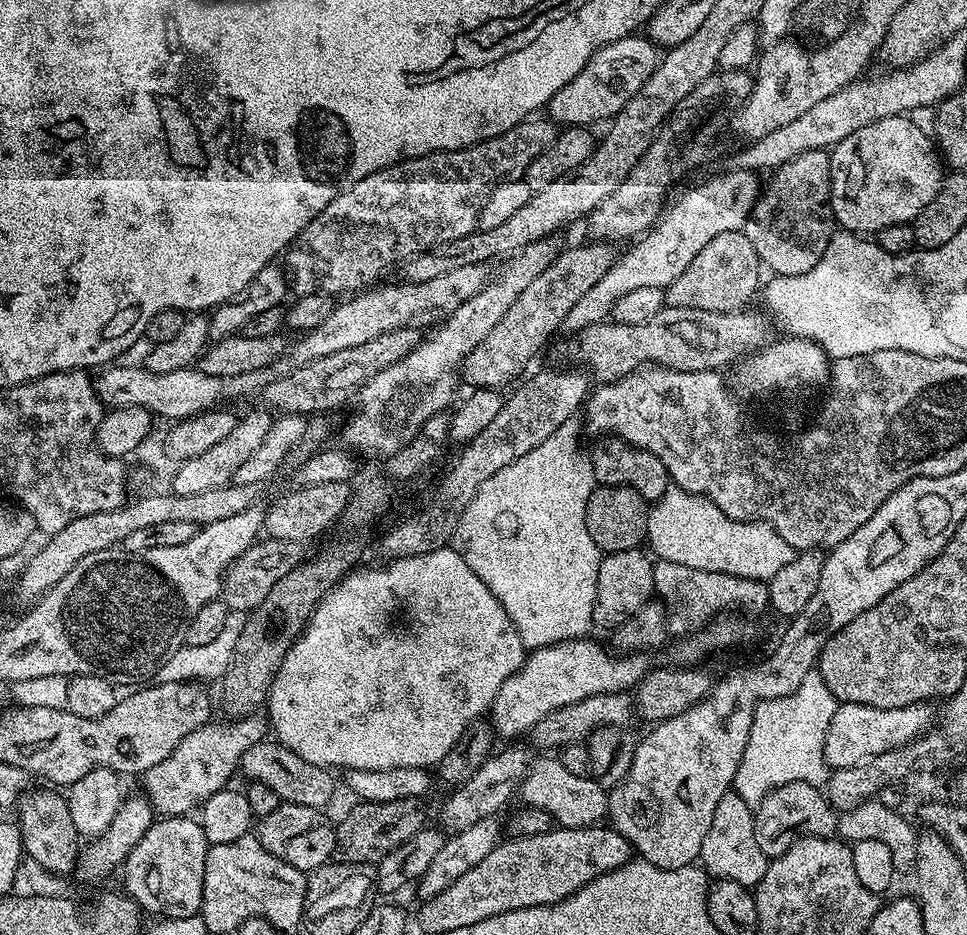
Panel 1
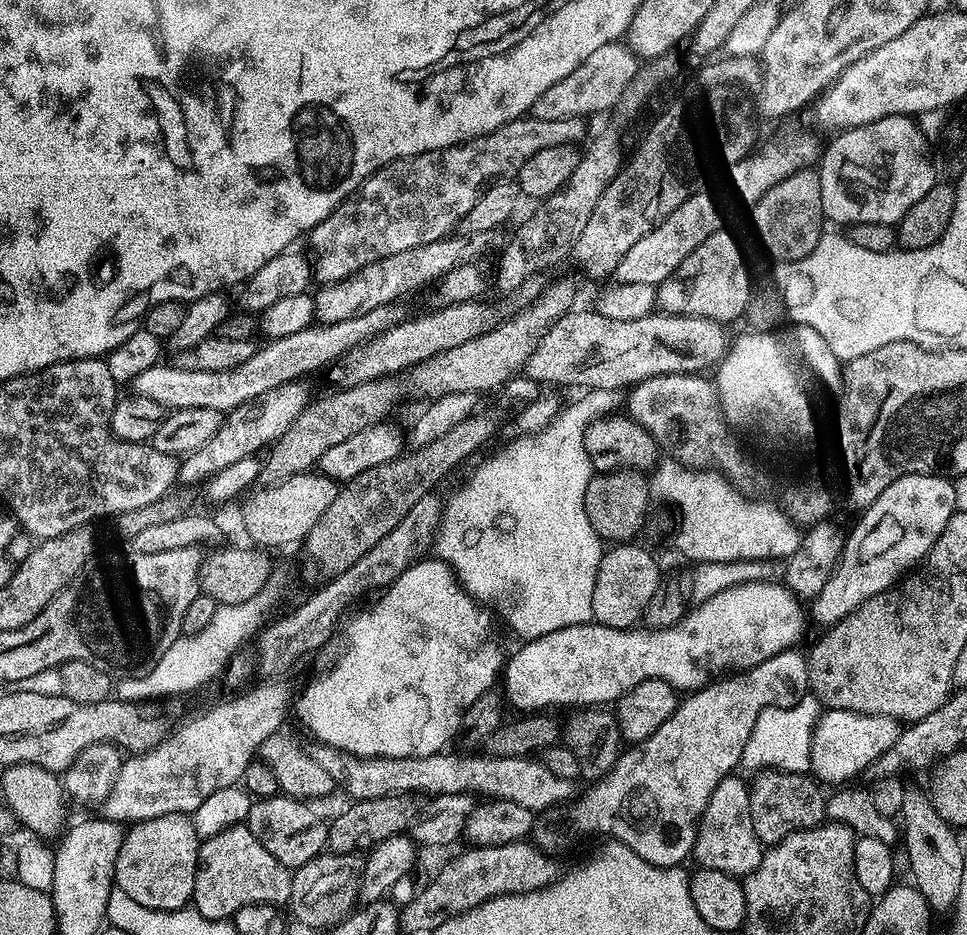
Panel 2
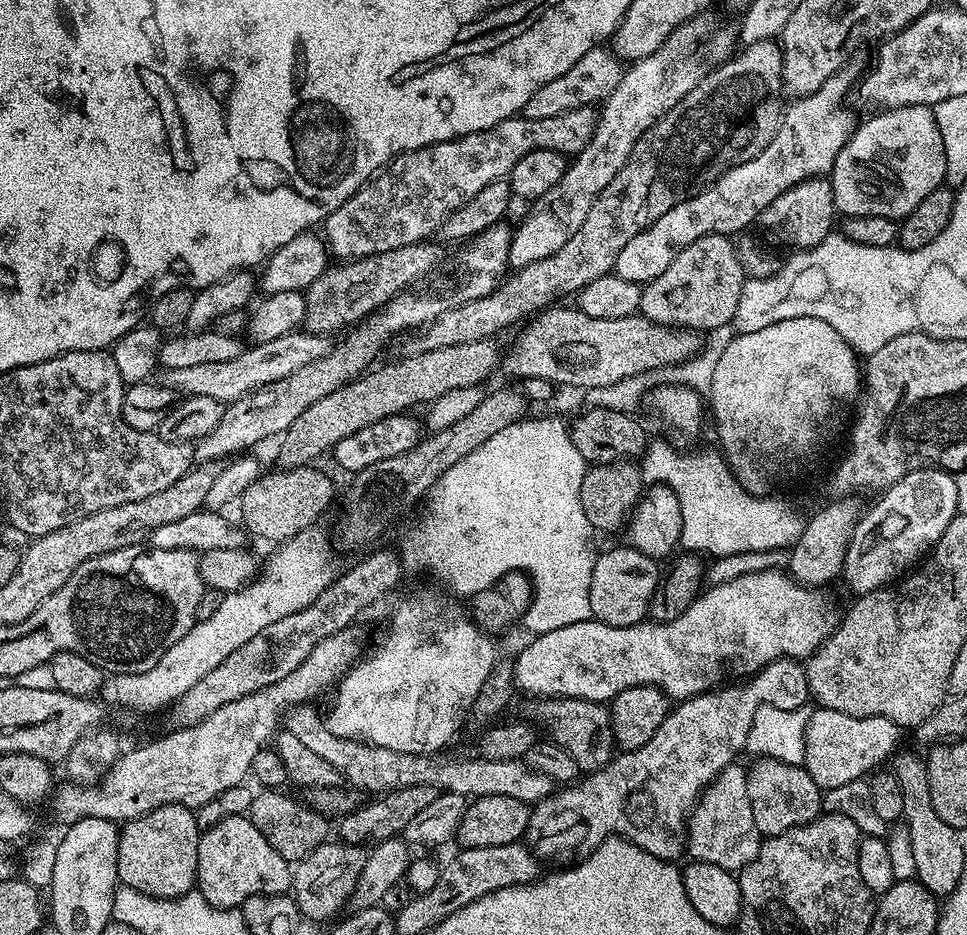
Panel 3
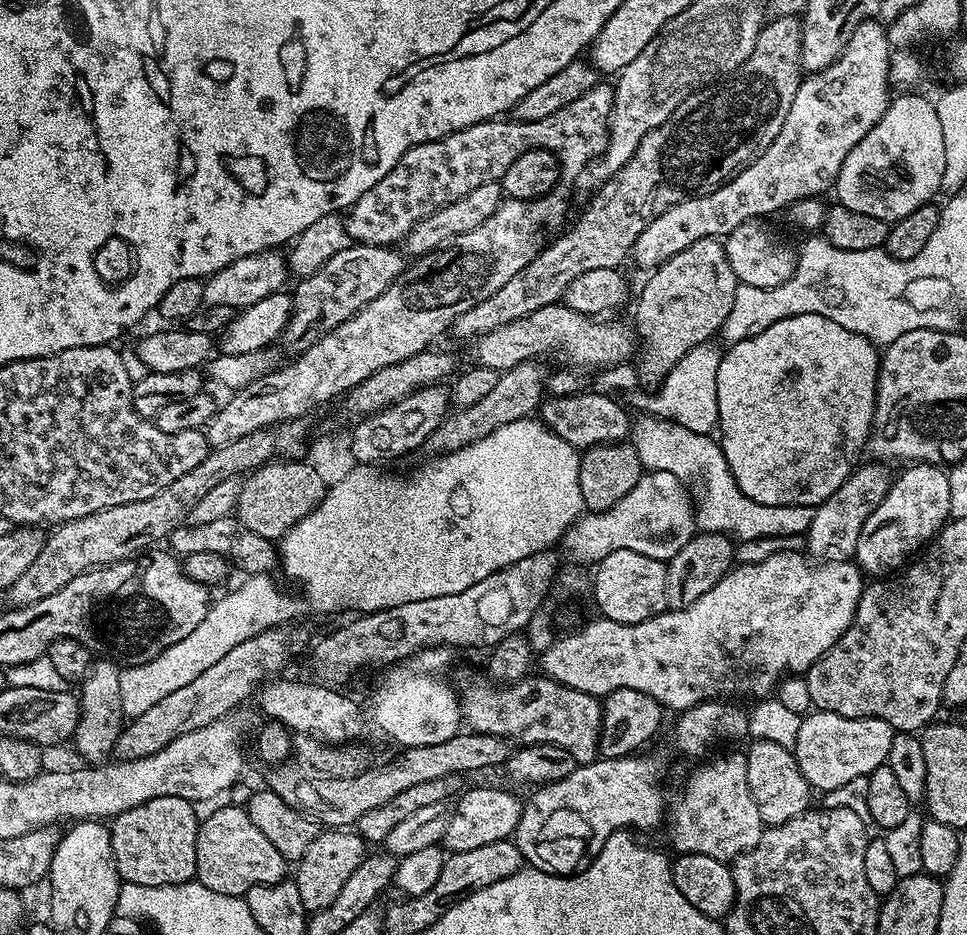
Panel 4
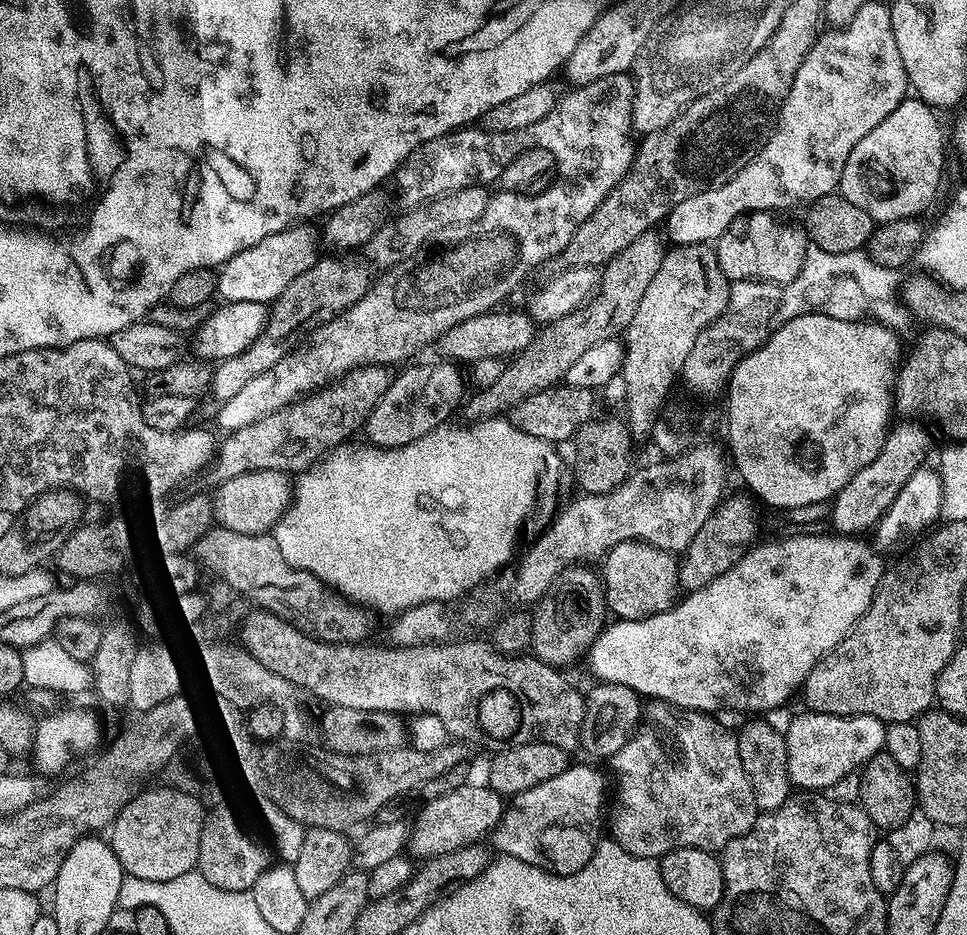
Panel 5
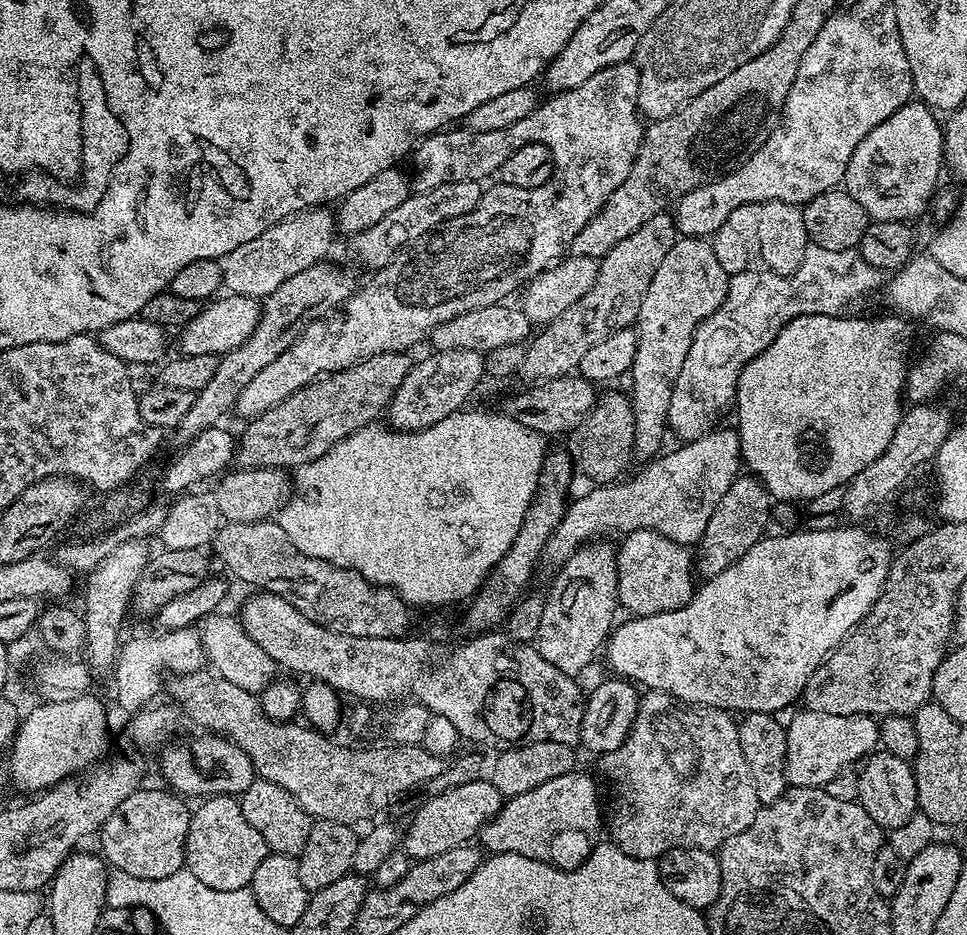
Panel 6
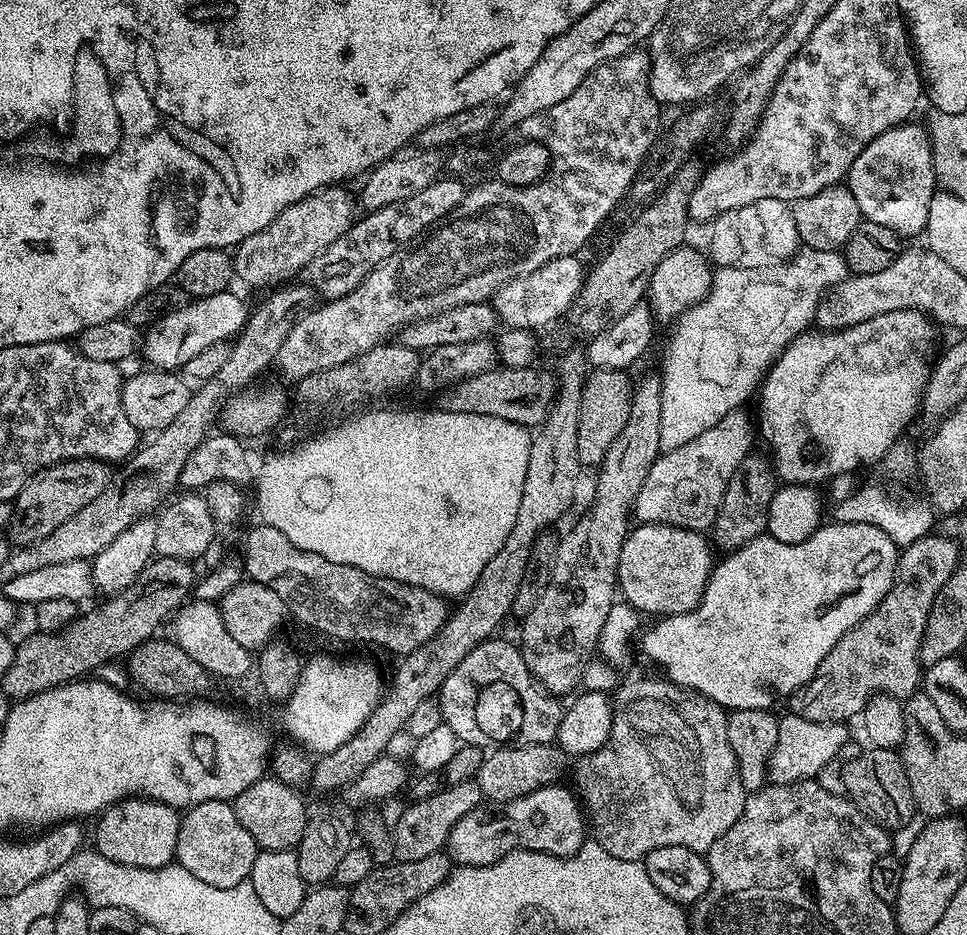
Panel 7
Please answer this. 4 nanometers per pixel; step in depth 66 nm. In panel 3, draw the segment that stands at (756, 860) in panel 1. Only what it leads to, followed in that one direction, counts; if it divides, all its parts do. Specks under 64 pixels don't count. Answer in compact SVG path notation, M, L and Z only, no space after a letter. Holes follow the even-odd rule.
M733 762L725 766L720 773L717 774L714 779L708 784L708 787L704 789L700 794L699 800L696 802L695 808L692 810L691 816L688 817L688 838L686 841L686 852L692 860L697 860L698 862L710 862L714 866L722 866L722 870L736 874L739 873L741 868L746 867L750 862L754 862L754 858L758 854L762 843L762 837L758 826L754 826L754 810L750 810L750 790L748 789L748 774L747 771L742 767L739 768L739 763Z

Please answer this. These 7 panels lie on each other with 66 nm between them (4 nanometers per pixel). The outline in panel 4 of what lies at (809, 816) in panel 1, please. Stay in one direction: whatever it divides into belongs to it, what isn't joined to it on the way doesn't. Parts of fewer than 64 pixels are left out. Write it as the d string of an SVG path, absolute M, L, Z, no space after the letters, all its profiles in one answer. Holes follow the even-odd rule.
M753 739L751 743L746 748L746 782L750 782L752 801L754 806L758 806L762 822L766 826L781 824L807 812L813 803L814 790L806 782L802 770L798 770L795 751L778 746L778 742Z

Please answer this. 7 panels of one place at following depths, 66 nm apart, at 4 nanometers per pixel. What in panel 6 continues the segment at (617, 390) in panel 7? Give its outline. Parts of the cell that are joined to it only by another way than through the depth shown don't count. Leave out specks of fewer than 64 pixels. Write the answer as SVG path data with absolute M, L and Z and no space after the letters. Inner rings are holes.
M608 392L605 396L595 397L592 409L584 419L572 429L567 437L567 451L577 473L592 480L593 485L607 486L621 479L626 460L633 453L632 442L636 429L636 411L632 408L632 401L620 392Z

